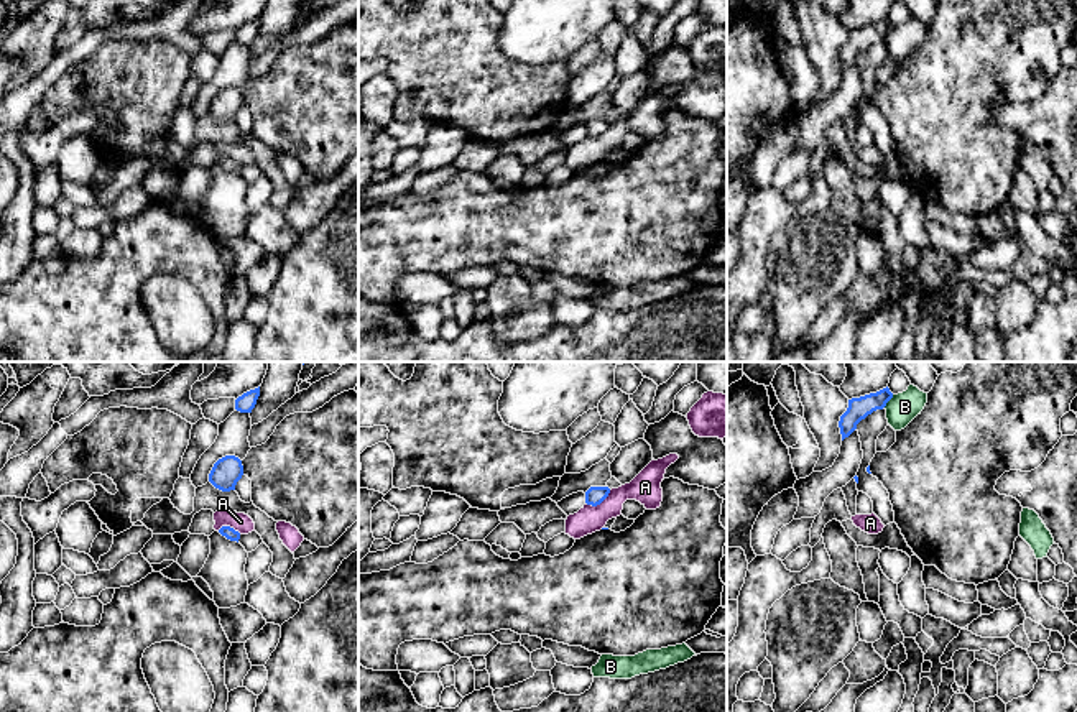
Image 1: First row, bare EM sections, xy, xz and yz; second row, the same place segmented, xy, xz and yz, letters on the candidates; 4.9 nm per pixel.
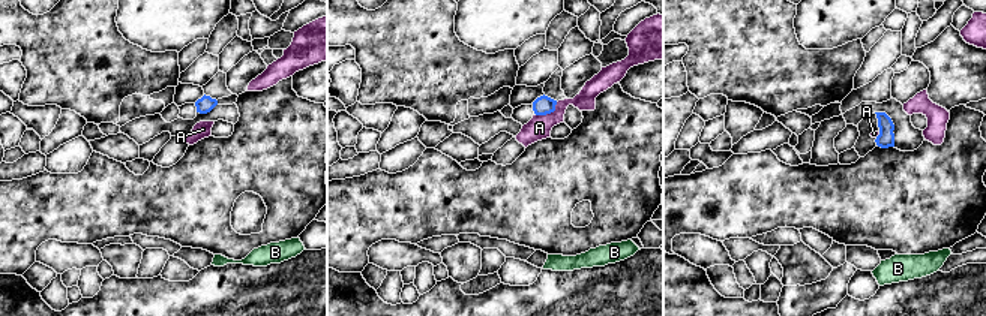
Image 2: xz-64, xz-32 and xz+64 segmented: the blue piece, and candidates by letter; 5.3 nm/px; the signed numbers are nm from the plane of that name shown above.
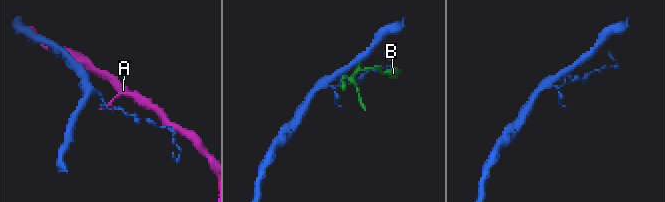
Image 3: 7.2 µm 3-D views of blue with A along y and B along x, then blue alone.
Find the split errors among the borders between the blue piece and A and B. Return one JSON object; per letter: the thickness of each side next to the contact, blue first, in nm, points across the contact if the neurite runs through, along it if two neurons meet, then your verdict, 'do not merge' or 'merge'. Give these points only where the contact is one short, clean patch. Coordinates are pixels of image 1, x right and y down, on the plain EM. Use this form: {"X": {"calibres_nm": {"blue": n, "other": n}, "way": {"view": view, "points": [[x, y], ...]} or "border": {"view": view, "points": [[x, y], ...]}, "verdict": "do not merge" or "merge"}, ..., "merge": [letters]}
{"A": {"calibres_nm": {"blue": 90, "other": 150}, "verdict": "do not merge"}, "B": {"calibres_nm": {"blue": 110, "other": 150}, "verdict": "do not merge"}, "merge": []}

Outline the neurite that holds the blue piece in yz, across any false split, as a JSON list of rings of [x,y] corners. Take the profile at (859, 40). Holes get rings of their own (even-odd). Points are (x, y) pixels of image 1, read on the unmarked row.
[[[886,18],[876,25],[848,31],[848,39],[840,48],[840,53],[839,53],[842,72],[857,61],[857,56],[862,51],[865,51],[868,46],[871,46],[876,41],[883,41],[891,30],[893,30],[893,25]]]

